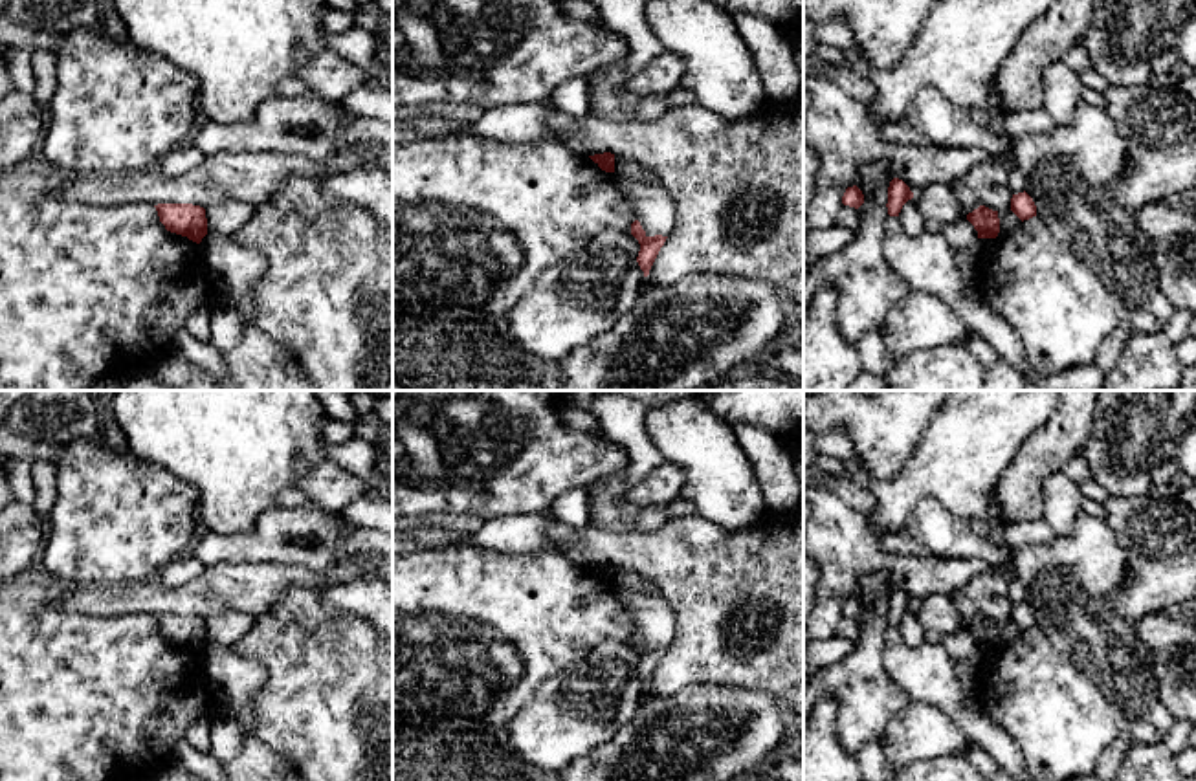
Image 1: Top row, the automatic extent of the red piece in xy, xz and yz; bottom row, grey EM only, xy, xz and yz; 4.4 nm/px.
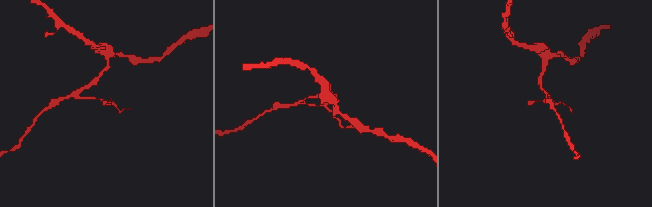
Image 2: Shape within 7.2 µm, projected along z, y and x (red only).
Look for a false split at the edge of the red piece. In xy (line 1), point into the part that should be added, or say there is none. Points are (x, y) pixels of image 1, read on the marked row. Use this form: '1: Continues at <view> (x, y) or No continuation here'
1: No continuation here

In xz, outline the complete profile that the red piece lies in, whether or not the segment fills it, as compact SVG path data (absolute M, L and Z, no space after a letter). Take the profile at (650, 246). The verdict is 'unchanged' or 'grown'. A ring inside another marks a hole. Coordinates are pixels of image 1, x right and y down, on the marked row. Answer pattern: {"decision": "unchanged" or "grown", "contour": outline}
{"decision": "unchanged", "contour": "M635 220L631 224L631 235L640 244L637 262L640 266L640 270L644 271L644 277L648 277L649 270L668 236L662 236L662 235L648 236L638 220Z"}

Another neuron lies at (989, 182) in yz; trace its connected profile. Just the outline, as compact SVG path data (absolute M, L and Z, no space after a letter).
M994 160L974 165L963 178L972 194L989 209L1003 211L1011 207L1009 189L1011 161Z

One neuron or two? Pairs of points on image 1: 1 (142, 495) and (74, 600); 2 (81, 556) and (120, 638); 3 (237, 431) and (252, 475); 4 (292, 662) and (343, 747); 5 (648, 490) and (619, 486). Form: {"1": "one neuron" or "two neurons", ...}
{"1": "two neurons", "2": "two neurons", "3": "one neuron", "4": "one neuron", "5": "two neurons"}

